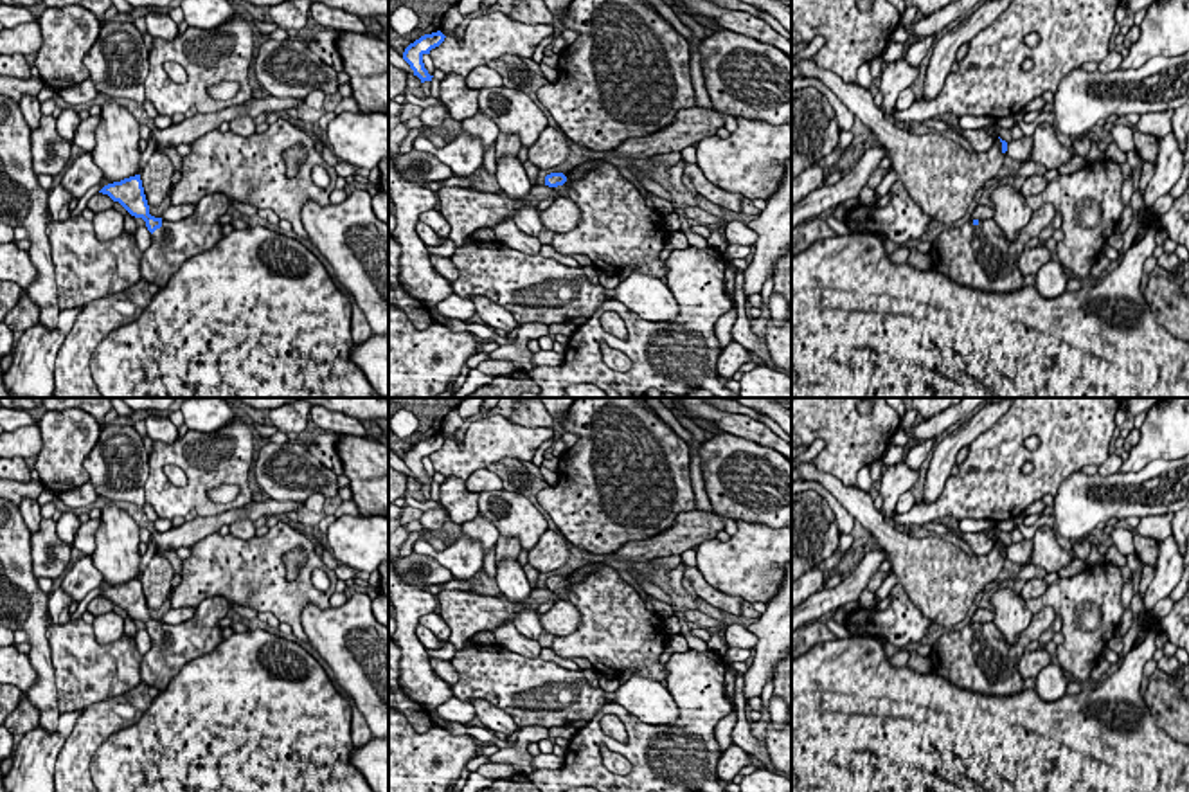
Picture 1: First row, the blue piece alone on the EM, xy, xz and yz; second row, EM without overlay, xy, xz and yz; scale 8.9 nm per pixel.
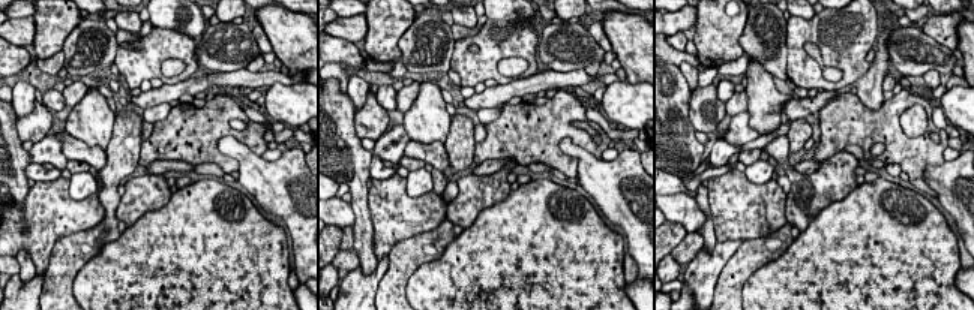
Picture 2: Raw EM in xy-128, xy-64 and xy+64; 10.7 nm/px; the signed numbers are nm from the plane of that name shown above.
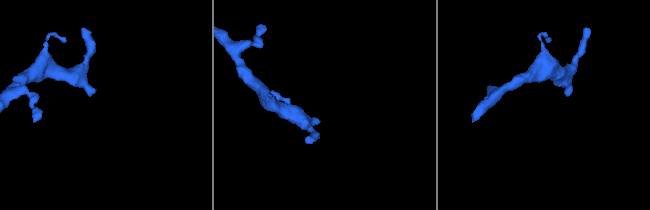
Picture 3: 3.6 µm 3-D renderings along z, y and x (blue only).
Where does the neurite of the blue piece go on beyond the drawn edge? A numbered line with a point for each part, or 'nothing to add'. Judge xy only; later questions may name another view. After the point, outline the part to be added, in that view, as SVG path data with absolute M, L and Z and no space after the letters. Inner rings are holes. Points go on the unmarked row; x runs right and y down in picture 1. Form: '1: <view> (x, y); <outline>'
1: xy (173, 647); M207 598L194 607L189 621L162 623L162 630L151 637L149 652L142 655L142 682L164 691L187 662L210 653L223 641L219 621L228 610L225 598Z

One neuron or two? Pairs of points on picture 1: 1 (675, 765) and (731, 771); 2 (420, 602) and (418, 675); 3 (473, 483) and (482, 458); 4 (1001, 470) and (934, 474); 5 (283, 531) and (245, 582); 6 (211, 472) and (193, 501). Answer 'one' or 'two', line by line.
1: two
2: one
3: two
4: two
5: one
6: one

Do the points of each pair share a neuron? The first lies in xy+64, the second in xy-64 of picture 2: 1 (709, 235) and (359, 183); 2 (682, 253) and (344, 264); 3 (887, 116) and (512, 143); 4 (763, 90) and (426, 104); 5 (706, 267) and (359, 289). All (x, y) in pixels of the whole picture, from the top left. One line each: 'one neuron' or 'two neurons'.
1: one neuron
2: one neuron
3: one neuron
4: one neuron
5: one neuron

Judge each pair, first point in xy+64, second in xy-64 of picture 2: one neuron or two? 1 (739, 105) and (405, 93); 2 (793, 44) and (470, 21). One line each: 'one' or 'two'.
1: one
2: two

